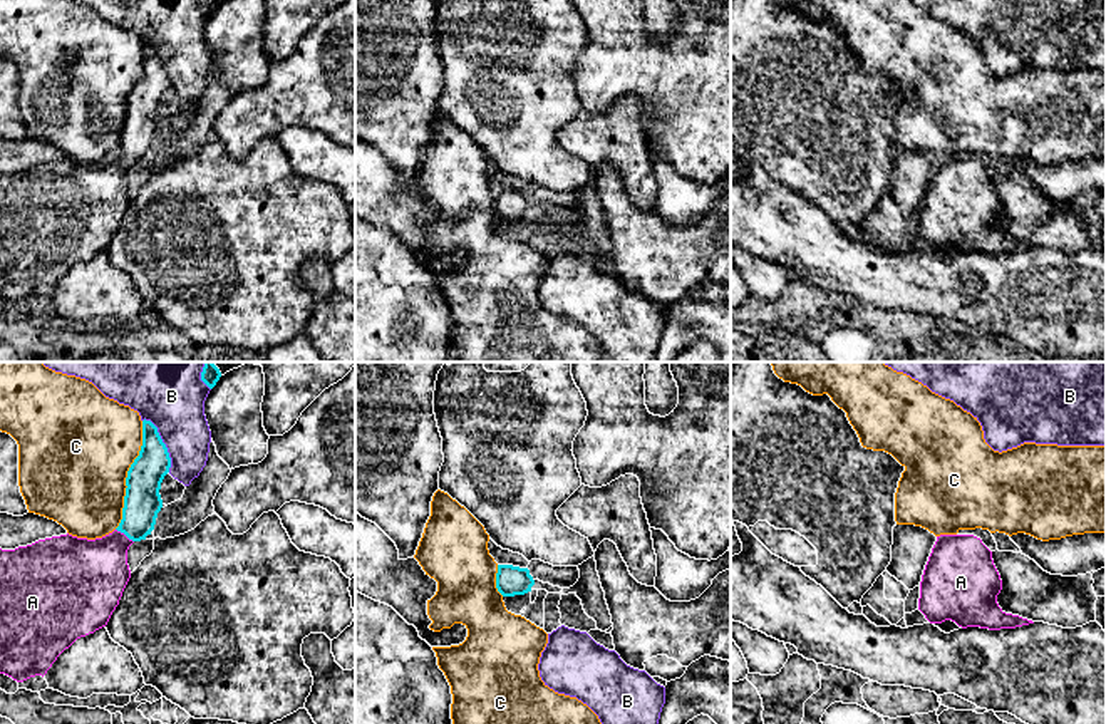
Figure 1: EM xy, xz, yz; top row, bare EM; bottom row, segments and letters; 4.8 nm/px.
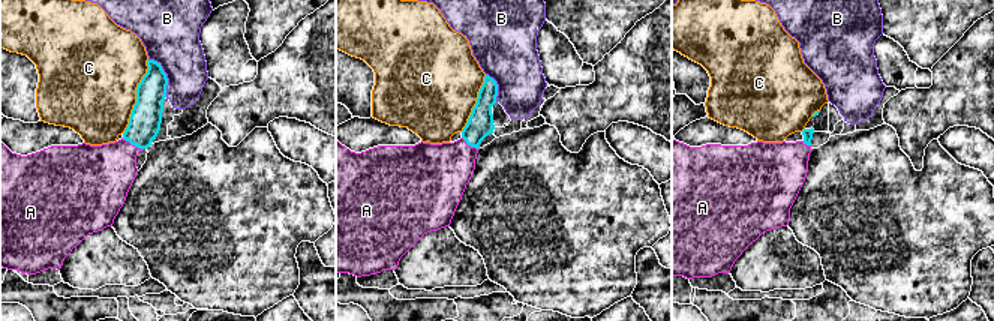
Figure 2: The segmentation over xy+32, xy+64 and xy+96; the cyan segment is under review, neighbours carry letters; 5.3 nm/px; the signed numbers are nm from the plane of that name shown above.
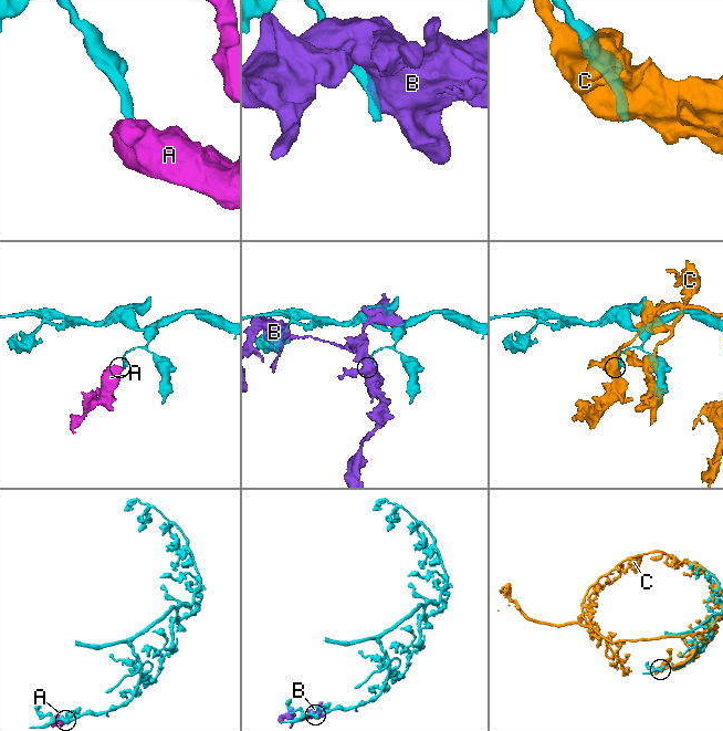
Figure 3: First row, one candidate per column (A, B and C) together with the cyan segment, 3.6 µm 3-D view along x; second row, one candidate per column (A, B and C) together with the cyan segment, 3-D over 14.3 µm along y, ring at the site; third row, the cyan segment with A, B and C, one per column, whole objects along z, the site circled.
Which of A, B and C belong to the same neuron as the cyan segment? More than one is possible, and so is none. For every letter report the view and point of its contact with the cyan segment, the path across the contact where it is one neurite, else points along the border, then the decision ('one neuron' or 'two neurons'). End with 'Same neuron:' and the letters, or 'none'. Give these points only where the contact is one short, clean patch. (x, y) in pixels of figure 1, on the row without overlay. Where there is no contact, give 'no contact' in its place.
A: contact xy (124, 158); way xy (143, 126), (138, 144), (124, 158), (91, 198); one neuron
B: contact xy (165, 69); two neurons
C: contact xy (128, 99); two neurons
Same neuron: A

